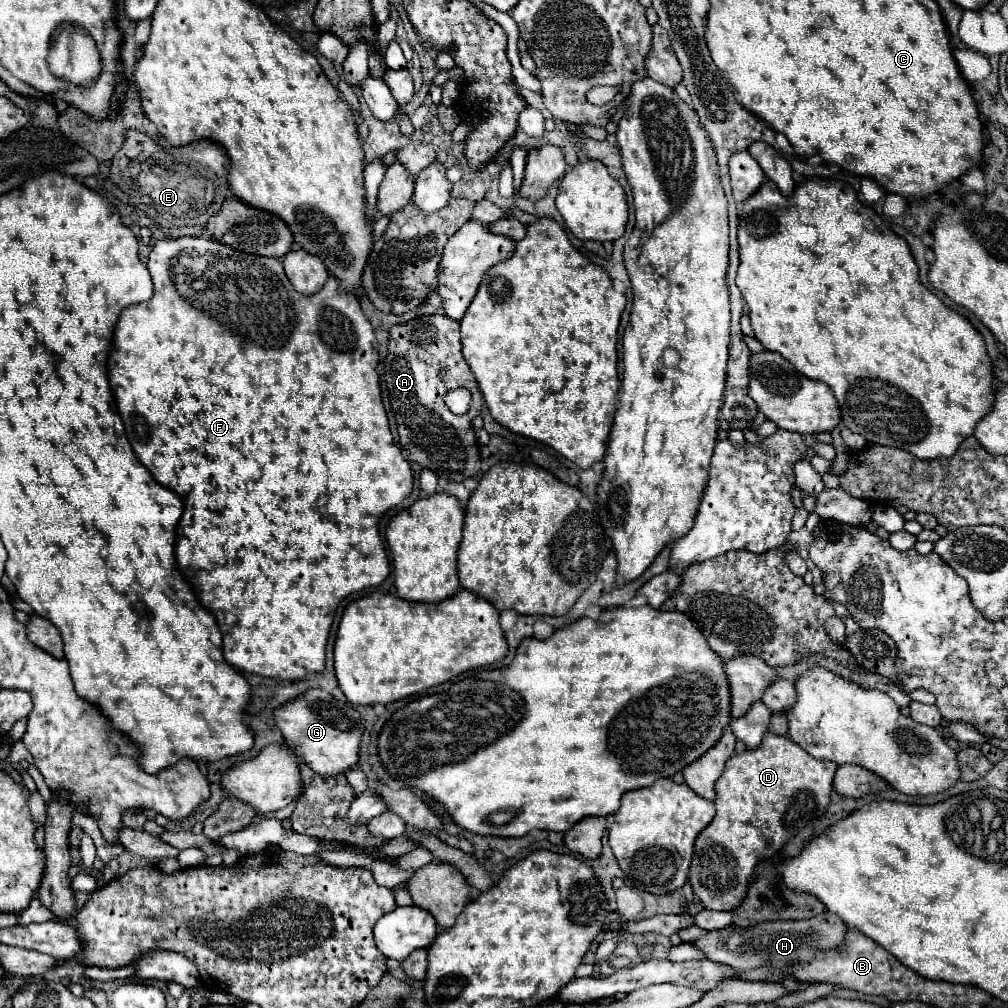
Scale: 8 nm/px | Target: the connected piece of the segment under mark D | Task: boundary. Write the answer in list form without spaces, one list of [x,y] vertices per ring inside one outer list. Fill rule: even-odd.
[[[765,733],[763,741],[757,749],[747,749],[743,753],[735,753],[727,763],[723,775],[715,783],[715,807],[717,815],[705,827],[695,841],[693,861],[689,869],[689,883],[693,893],[703,901],[705,909],[731,911],[735,909],[743,897],[747,895],[749,879],[753,875],[753,867],[761,857],[769,859],[809,821],[817,819],[829,805],[833,777],[837,773],[837,763],[817,761],[805,749],[791,743],[789,737]]]

